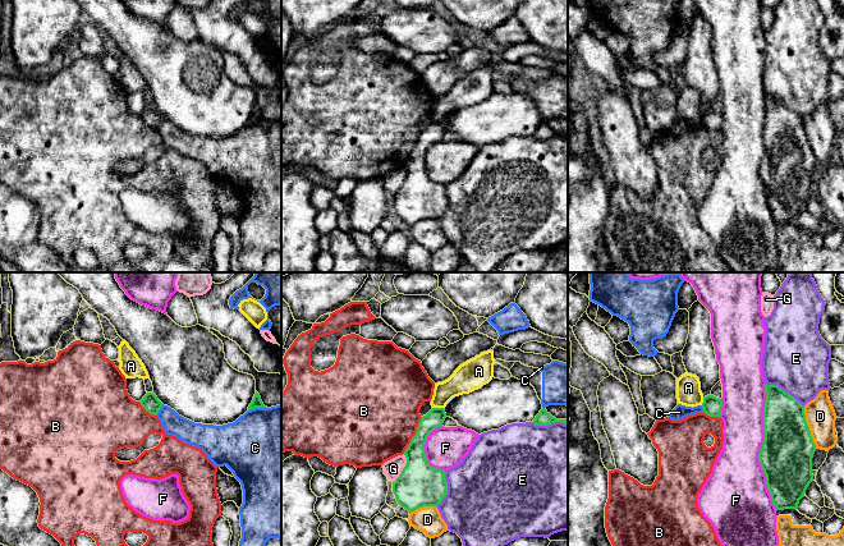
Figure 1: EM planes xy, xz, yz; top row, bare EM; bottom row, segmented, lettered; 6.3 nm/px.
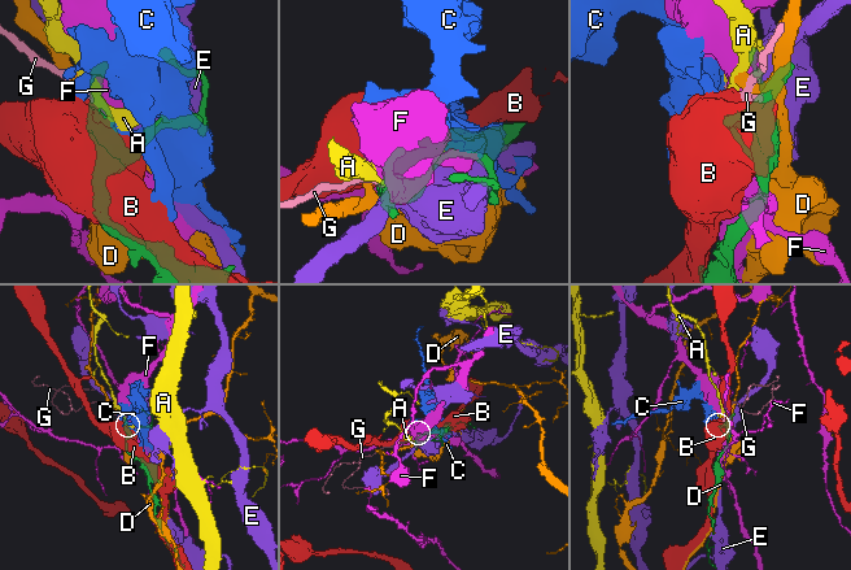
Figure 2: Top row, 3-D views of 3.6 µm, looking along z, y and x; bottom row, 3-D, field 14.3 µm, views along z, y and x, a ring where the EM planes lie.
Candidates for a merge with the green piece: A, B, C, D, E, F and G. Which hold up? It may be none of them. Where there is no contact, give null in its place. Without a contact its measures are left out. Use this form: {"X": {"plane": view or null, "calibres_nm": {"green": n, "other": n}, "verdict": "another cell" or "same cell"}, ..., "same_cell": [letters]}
{"A": {"plane": "xz", "calibres_nm": {"green": 120, "other": 170}, "verdict": "another cell"}, "B": {"plane": "xz", "calibres_nm": {"green": 200, "other": 480}, "verdict": "another cell"}, "C": {"plane": "xy", "calibres_nm": {"green": 60, "other": 480}, "verdict": "another cell"}, "D": {"plane": "yz", "calibres_nm": {"green": 320, "other": 190}, "verdict": "another cell"}, "E": {"plane": "yz", "calibres_nm": {"green": 280, "other": 420}, "verdict": "another cell"}, "F": {"plane": "yz", "calibres_nm": {"green": 320, "other": 340}, "verdict": "another cell"}, "G": {"plane": "xz", "calibres_nm": {"green": 280, "other": 120}, "verdict": "another cell"}, "same_cell": []}

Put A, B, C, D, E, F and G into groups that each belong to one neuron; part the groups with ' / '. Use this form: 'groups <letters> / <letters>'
groups A / B / C / D / E / F / G

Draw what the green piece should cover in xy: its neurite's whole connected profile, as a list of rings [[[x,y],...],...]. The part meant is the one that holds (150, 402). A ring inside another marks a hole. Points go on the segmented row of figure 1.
[[[147,393],[139,403],[146,409],[146,412],[153,416],[157,416],[159,410],[162,407],[162,403],[153,393]]]

